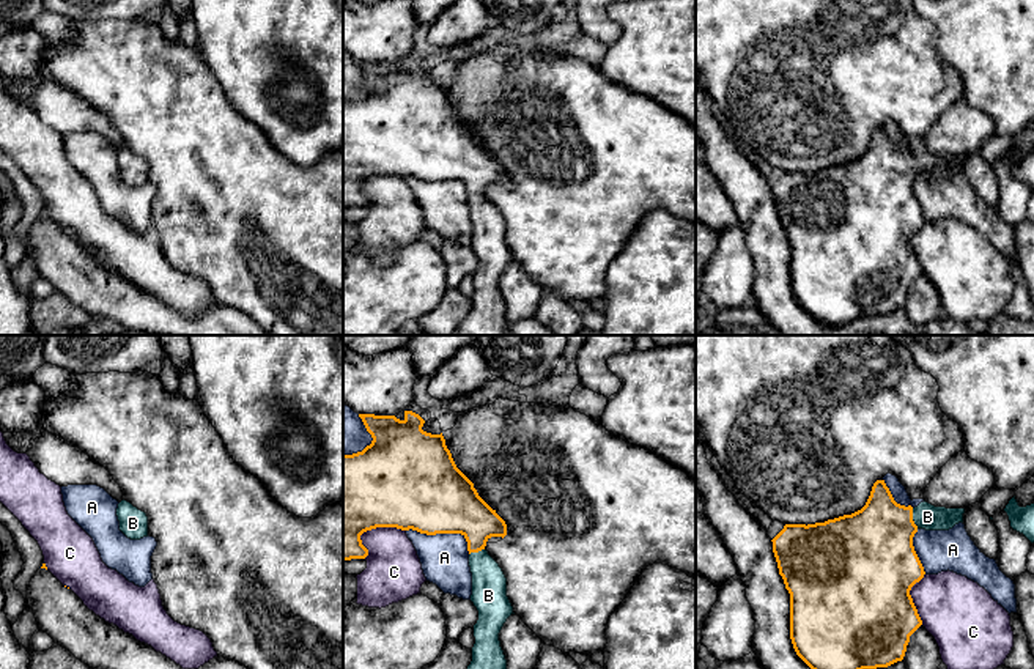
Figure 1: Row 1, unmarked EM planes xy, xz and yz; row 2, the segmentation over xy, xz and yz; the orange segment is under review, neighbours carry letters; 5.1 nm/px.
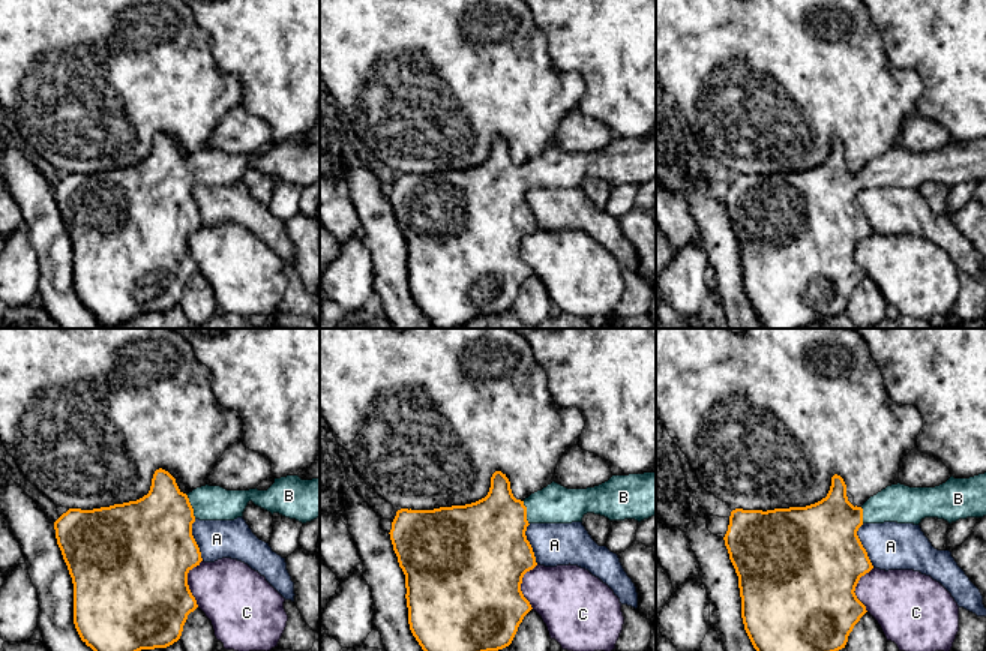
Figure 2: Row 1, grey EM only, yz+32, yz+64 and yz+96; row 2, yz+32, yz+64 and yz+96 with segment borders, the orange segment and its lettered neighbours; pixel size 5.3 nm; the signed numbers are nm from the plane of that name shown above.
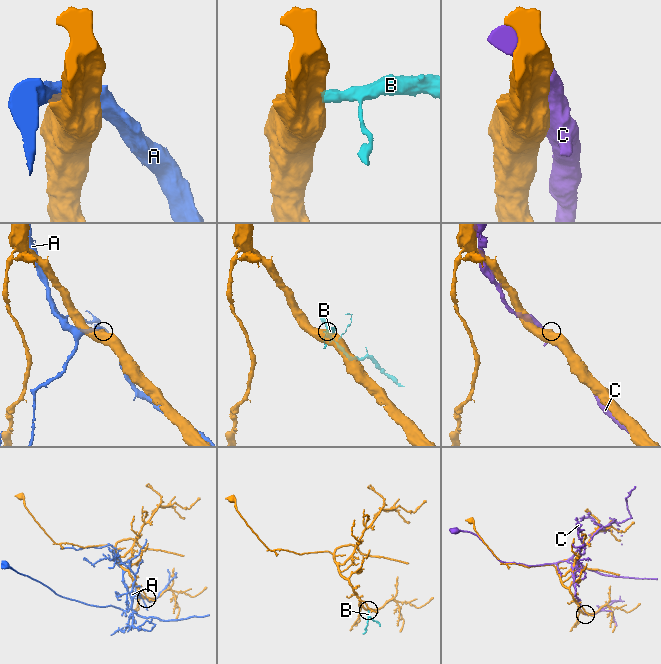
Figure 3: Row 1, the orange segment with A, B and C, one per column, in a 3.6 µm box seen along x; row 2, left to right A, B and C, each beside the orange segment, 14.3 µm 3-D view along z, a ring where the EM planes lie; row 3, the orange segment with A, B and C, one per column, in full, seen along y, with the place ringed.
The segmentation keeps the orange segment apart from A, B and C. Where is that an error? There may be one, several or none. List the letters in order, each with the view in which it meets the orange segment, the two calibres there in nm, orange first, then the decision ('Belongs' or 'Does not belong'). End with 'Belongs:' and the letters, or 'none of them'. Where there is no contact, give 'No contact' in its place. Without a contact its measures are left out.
A: Touches orange in xz. Thickness 420 nm (orange) against 240 nm. Does not belong
B: Touches orange in yz. Thickness 400 nm (orange) against 130 nm. Belongs
C: Touches orange in xz. Thickness 440 nm (orange) against 280 nm. Does not belong
Belongs: B

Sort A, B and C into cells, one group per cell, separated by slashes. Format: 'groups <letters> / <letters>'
groups A / B / C

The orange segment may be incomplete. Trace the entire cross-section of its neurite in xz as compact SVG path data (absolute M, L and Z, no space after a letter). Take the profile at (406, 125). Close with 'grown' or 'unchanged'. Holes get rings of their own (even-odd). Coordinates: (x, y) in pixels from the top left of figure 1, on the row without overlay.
M404 58L403 68L395 63L375 61L359 61L359 65L373 88L362 99L343 102L343 208L365 206L368 197L362 192L360 183L376 175L412 176L427 183L461 181L467 189L472 220L471 249L478 258L478 268L474 272L475 291L472 294L472 309L460 323L455 335L504 335L508 321L499 280L507 266L515 260L507 244L507 225L485 194L491 184L504 186L507 183L505 168L478 143L474 131L456 115L442 80L431 82L422 77L425 68L419 61Z; grown

